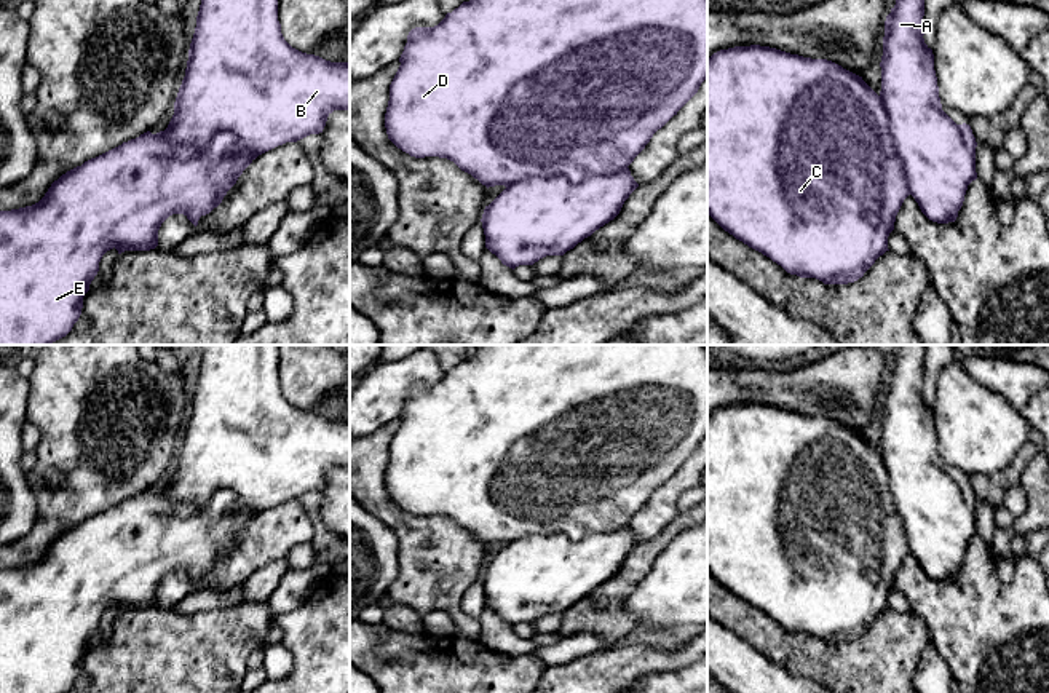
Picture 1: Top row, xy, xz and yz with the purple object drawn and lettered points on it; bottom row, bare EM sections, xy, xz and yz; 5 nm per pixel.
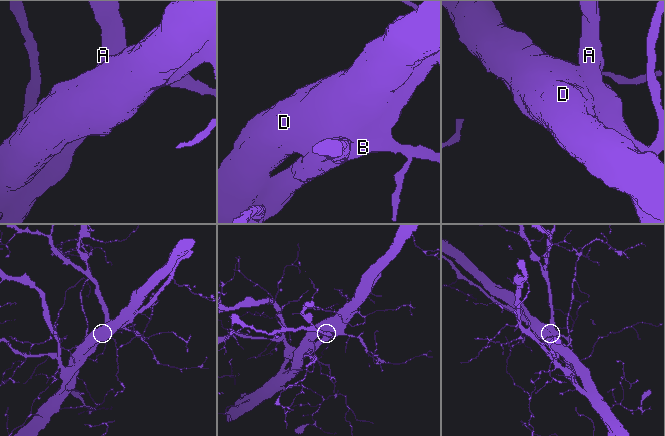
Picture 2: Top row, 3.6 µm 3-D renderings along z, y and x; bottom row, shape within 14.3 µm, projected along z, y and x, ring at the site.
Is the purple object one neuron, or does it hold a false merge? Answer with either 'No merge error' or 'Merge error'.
No merge error

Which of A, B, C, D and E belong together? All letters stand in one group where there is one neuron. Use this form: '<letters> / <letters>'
A B C D E

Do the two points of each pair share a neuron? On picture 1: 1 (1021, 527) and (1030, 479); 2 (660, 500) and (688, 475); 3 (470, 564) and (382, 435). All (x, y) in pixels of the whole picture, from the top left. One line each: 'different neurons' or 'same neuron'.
1: same neuron
2: same neuron
3: same neuron

